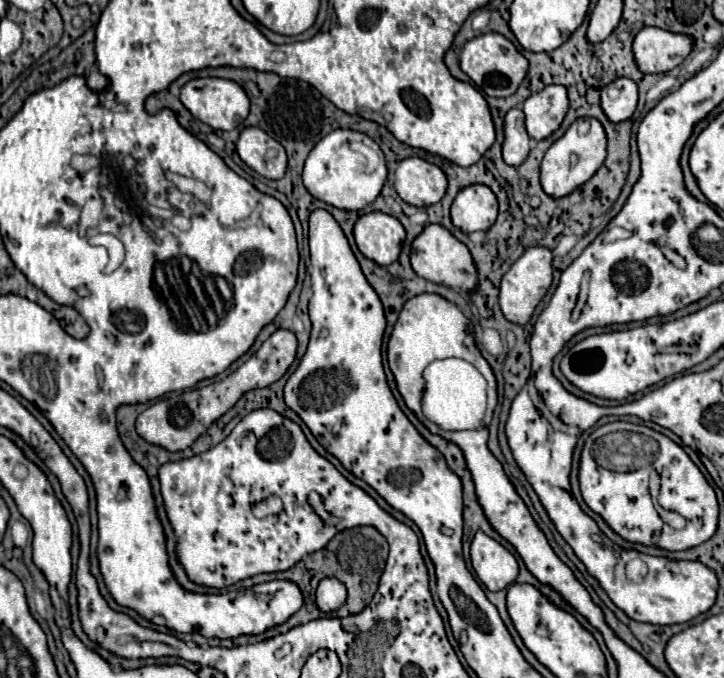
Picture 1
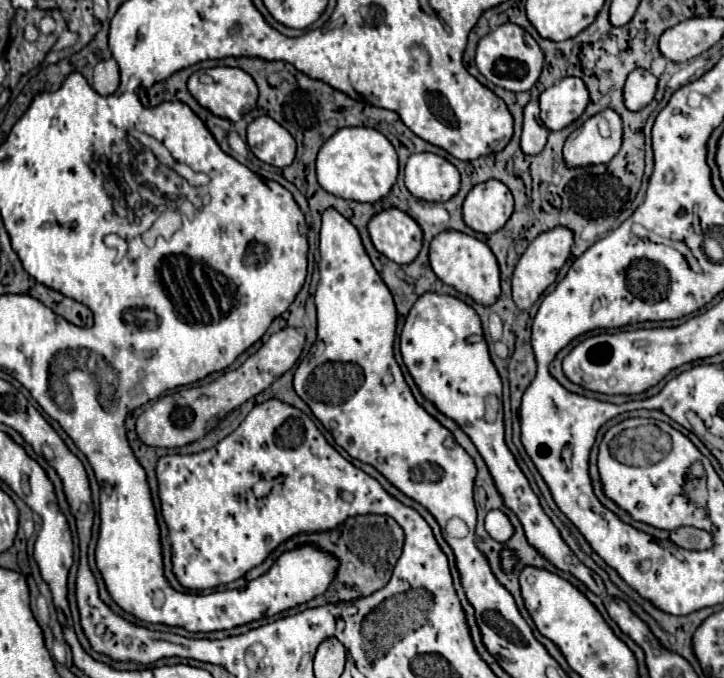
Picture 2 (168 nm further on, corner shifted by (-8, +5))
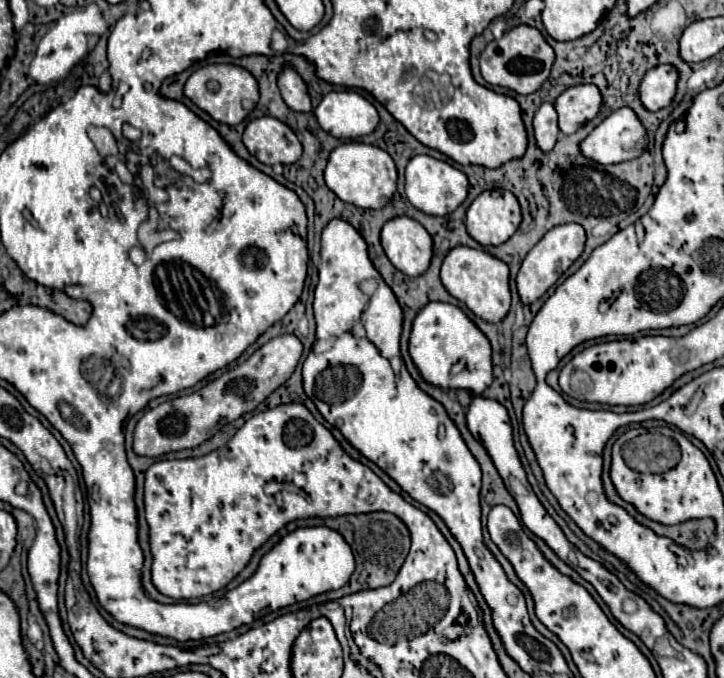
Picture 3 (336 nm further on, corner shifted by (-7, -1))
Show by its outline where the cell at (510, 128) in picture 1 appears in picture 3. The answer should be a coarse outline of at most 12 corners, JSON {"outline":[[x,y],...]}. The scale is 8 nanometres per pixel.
{"outline":[[545,102],[533,116],[539,150],[555,146],[559,128],[553,104]]}

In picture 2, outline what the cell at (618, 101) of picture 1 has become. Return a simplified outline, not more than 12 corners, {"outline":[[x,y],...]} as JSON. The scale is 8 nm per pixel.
{"outline":[[636,68],[624,86],[628,110],[654,100],[658,78]]}

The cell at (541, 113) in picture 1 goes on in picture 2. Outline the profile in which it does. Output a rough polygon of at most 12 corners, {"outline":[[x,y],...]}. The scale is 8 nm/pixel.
{"outline":[[564,78],[540,94],[540,118],[562,130],[590,102],[580,78]]}

